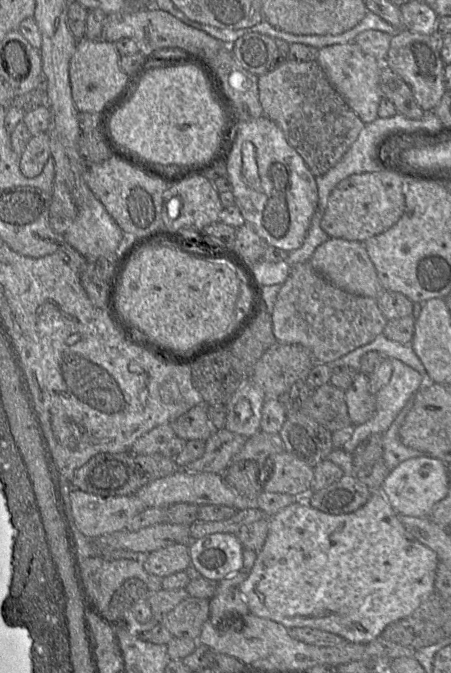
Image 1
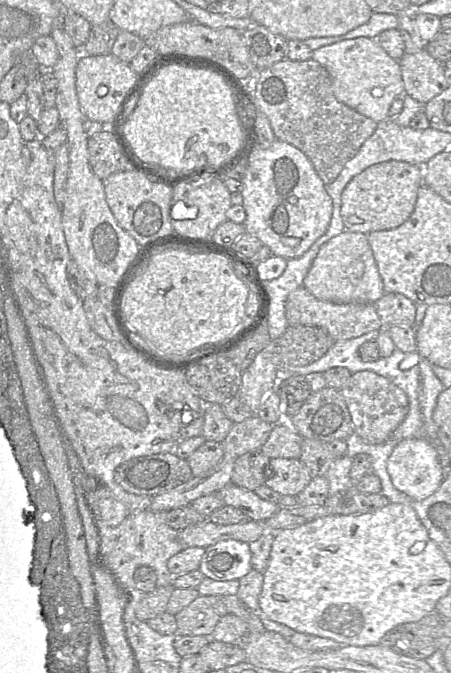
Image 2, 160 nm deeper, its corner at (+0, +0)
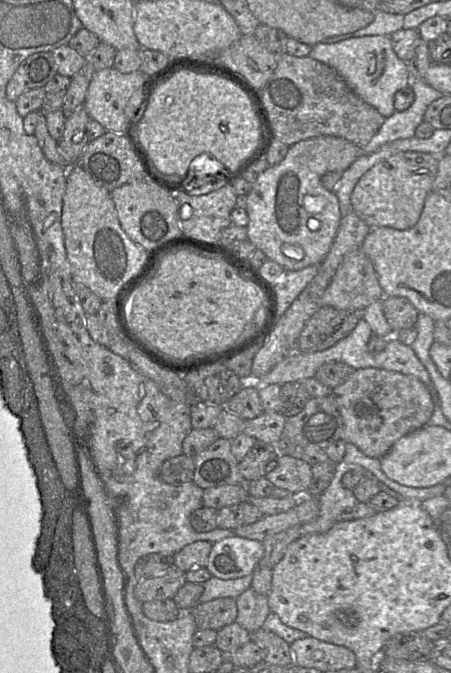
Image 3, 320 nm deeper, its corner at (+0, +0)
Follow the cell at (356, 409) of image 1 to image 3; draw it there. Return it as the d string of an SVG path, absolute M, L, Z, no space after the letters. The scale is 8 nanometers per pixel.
M356 369L342 385L331 389L343 420L343 437L369 457L381 458L401 437L426 426L432 416L434 403L428 388L417 378L399 372L378 369Z

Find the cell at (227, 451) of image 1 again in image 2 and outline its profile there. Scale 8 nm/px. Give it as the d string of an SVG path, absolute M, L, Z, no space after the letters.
M257 415L240 423L234 423L221 442L224 457L239 457L261 448L267 441L275 424L260 419Z

